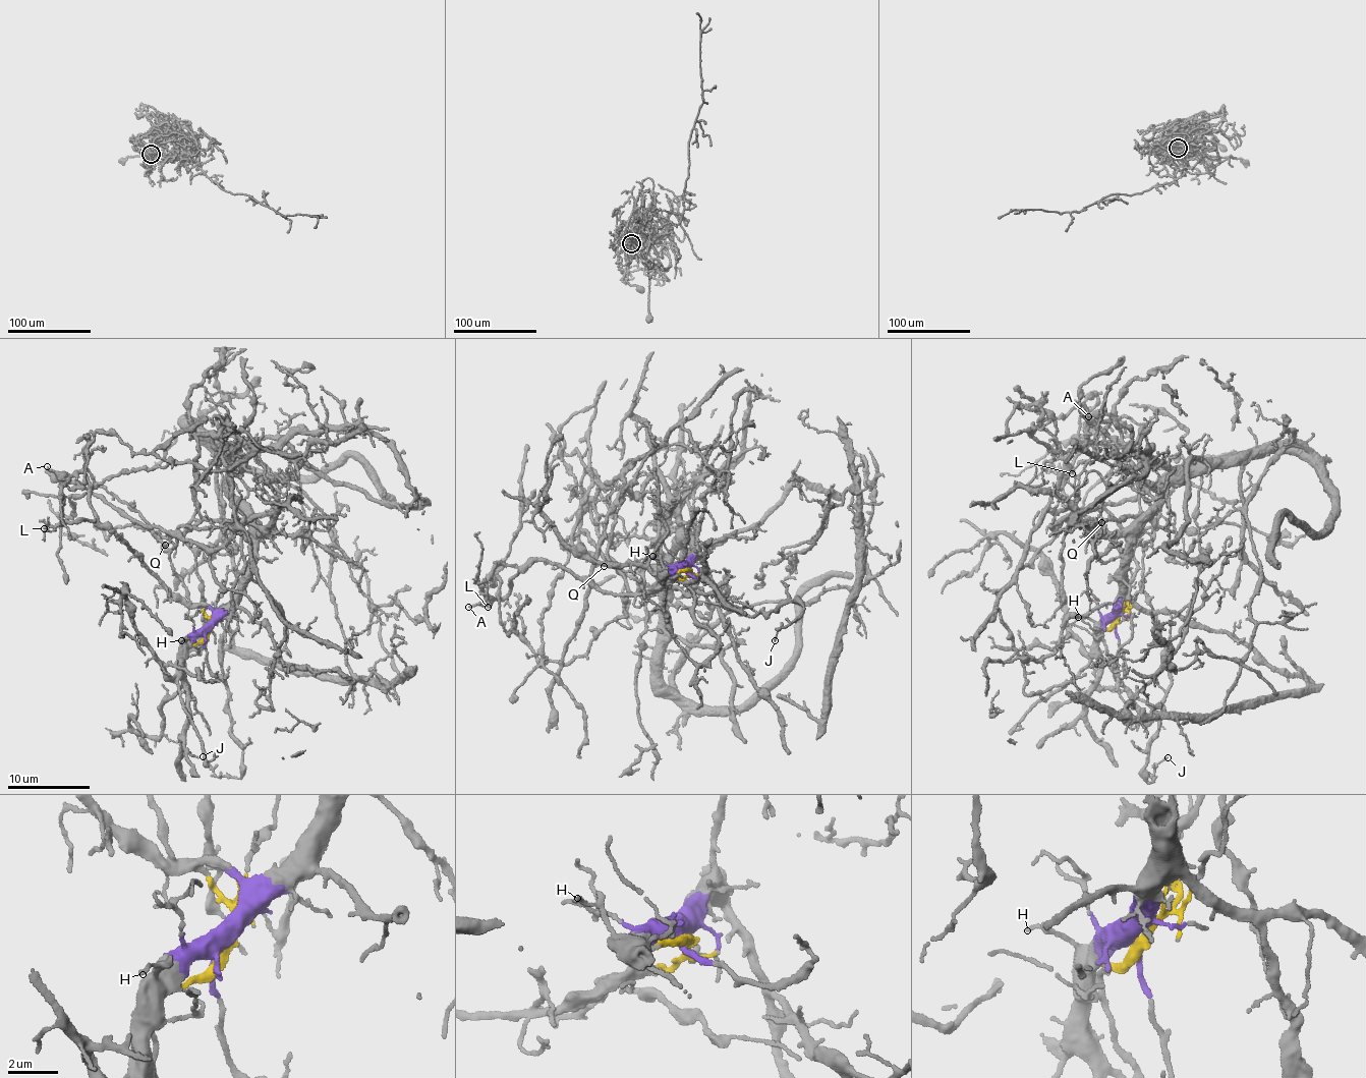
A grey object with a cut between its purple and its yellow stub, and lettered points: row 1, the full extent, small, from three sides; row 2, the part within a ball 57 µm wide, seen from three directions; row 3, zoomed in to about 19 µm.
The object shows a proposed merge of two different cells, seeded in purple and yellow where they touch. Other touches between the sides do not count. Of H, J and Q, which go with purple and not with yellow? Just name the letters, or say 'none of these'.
H, J, Q

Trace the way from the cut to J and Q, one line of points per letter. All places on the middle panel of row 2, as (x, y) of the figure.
J: (687, 568), (697, 557), (744, 614), (801, 604), (802, 613), (775, 641)
Q: (687, 568), (693, 551), (681, 536), (679, 505), (658, 477), (620, 495), (606, 519), (605, 566)

